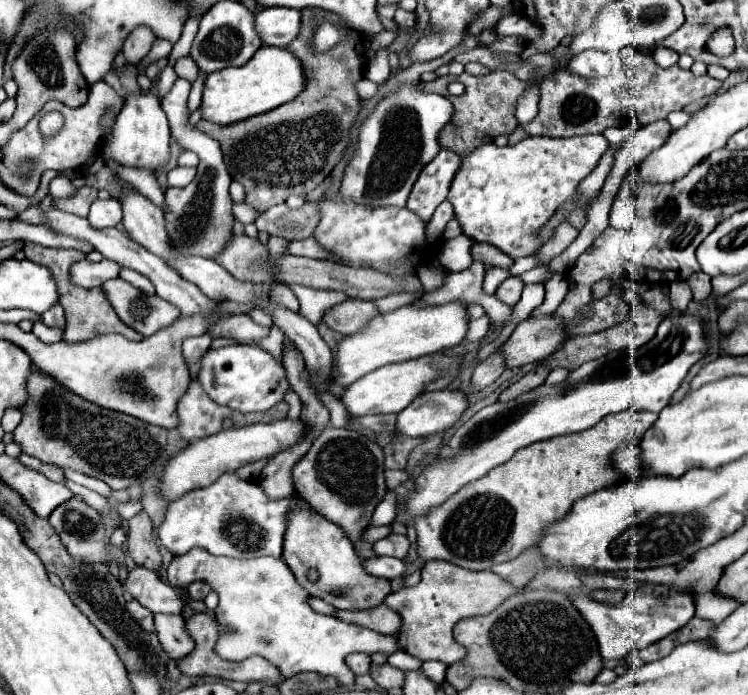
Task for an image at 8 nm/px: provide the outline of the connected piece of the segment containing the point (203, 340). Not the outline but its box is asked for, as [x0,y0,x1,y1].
[183,334,211,362]

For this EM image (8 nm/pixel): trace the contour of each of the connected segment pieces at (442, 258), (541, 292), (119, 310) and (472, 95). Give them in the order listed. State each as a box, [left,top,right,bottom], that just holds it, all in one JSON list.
[[439,234,473,272],[515,284,545,320],[101,278,179,336],[421,70,529,156]]

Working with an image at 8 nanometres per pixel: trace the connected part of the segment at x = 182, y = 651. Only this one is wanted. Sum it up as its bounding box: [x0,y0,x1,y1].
[153,614,193,658]

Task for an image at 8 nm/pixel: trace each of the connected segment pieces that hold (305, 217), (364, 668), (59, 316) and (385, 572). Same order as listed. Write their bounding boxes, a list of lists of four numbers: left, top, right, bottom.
[[255,204,319,240],[347,654,371,674],[41,304,65,326],[363,558,405,578]]

